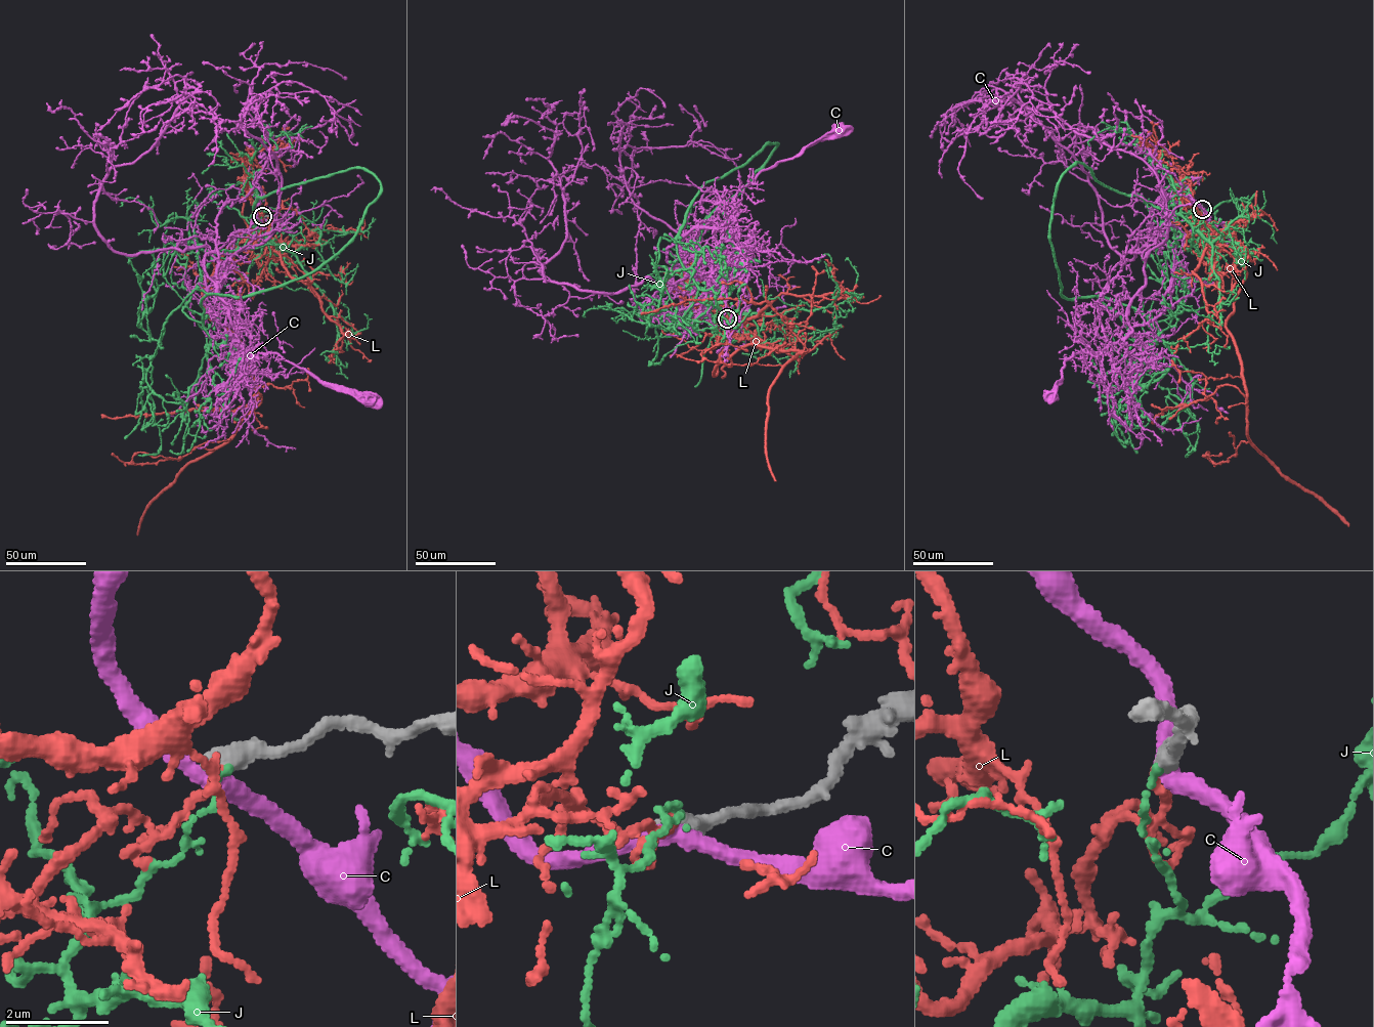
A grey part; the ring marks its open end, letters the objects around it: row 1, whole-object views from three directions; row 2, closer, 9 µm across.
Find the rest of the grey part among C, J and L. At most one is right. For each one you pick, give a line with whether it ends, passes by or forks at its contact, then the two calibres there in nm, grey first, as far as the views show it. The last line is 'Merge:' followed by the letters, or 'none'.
Merge: none

